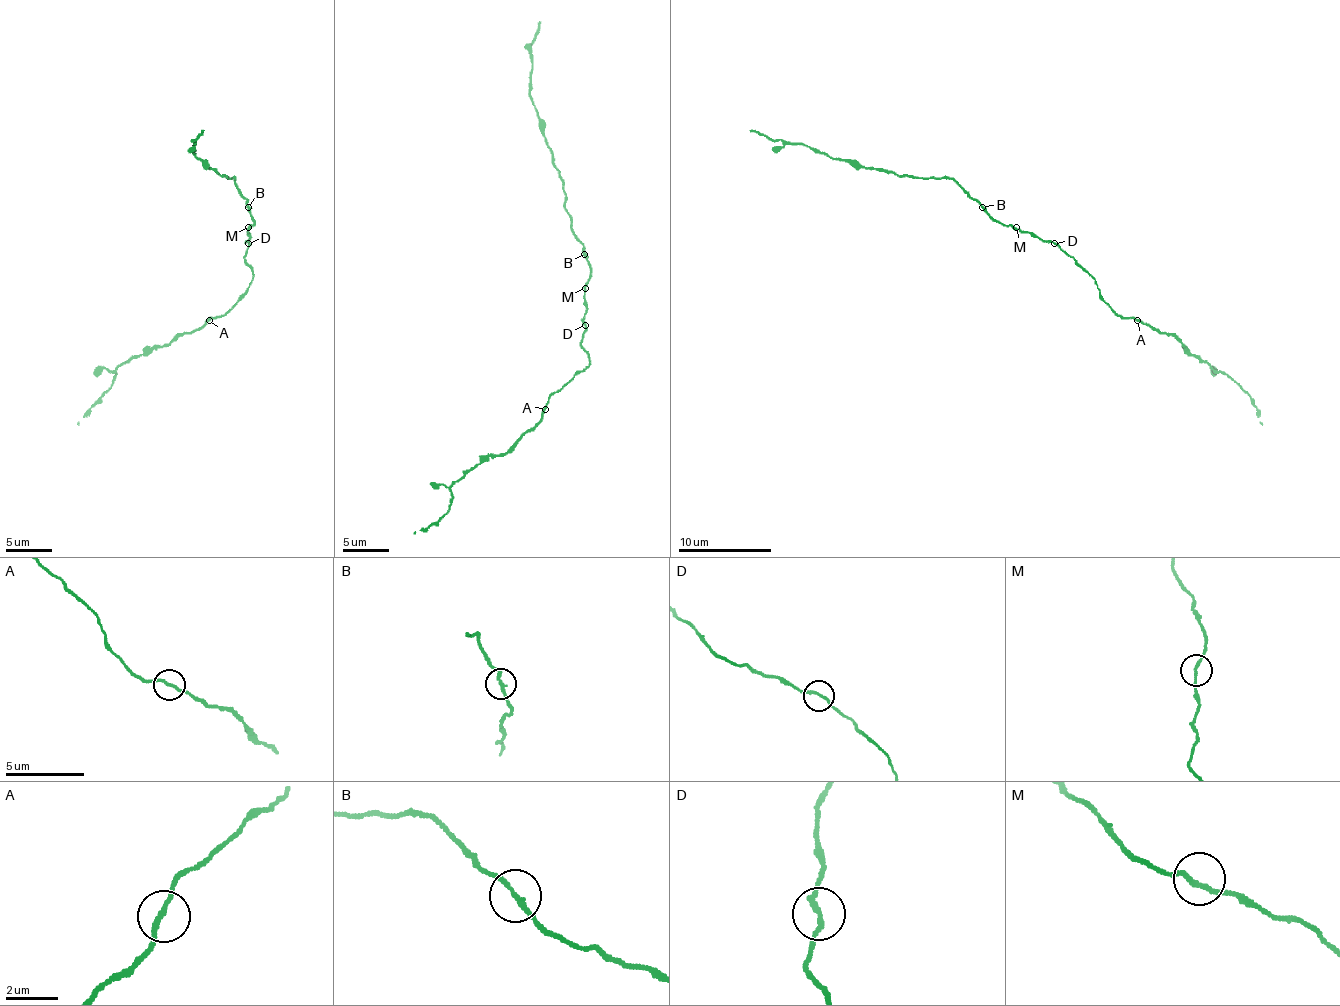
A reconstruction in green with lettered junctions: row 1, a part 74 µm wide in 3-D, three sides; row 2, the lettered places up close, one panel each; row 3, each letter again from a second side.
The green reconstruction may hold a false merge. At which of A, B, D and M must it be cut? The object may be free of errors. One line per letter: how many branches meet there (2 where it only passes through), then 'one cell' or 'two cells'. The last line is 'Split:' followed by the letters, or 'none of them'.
A: 2 | one cell
B: 2 | one cell
D: 2 | one cell
M: 2 | one cell
Split: none of them

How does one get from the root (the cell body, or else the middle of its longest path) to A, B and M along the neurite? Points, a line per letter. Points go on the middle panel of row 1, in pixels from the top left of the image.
A: (585, 327), (580, 346), (587, 353), (590, 365), (557, 390), (548, 399), (545, 409)
B: (585, 327), (585, 286), (590, 281), (590, 265), (585, 253)
M: (585, 327), (585, 288)

